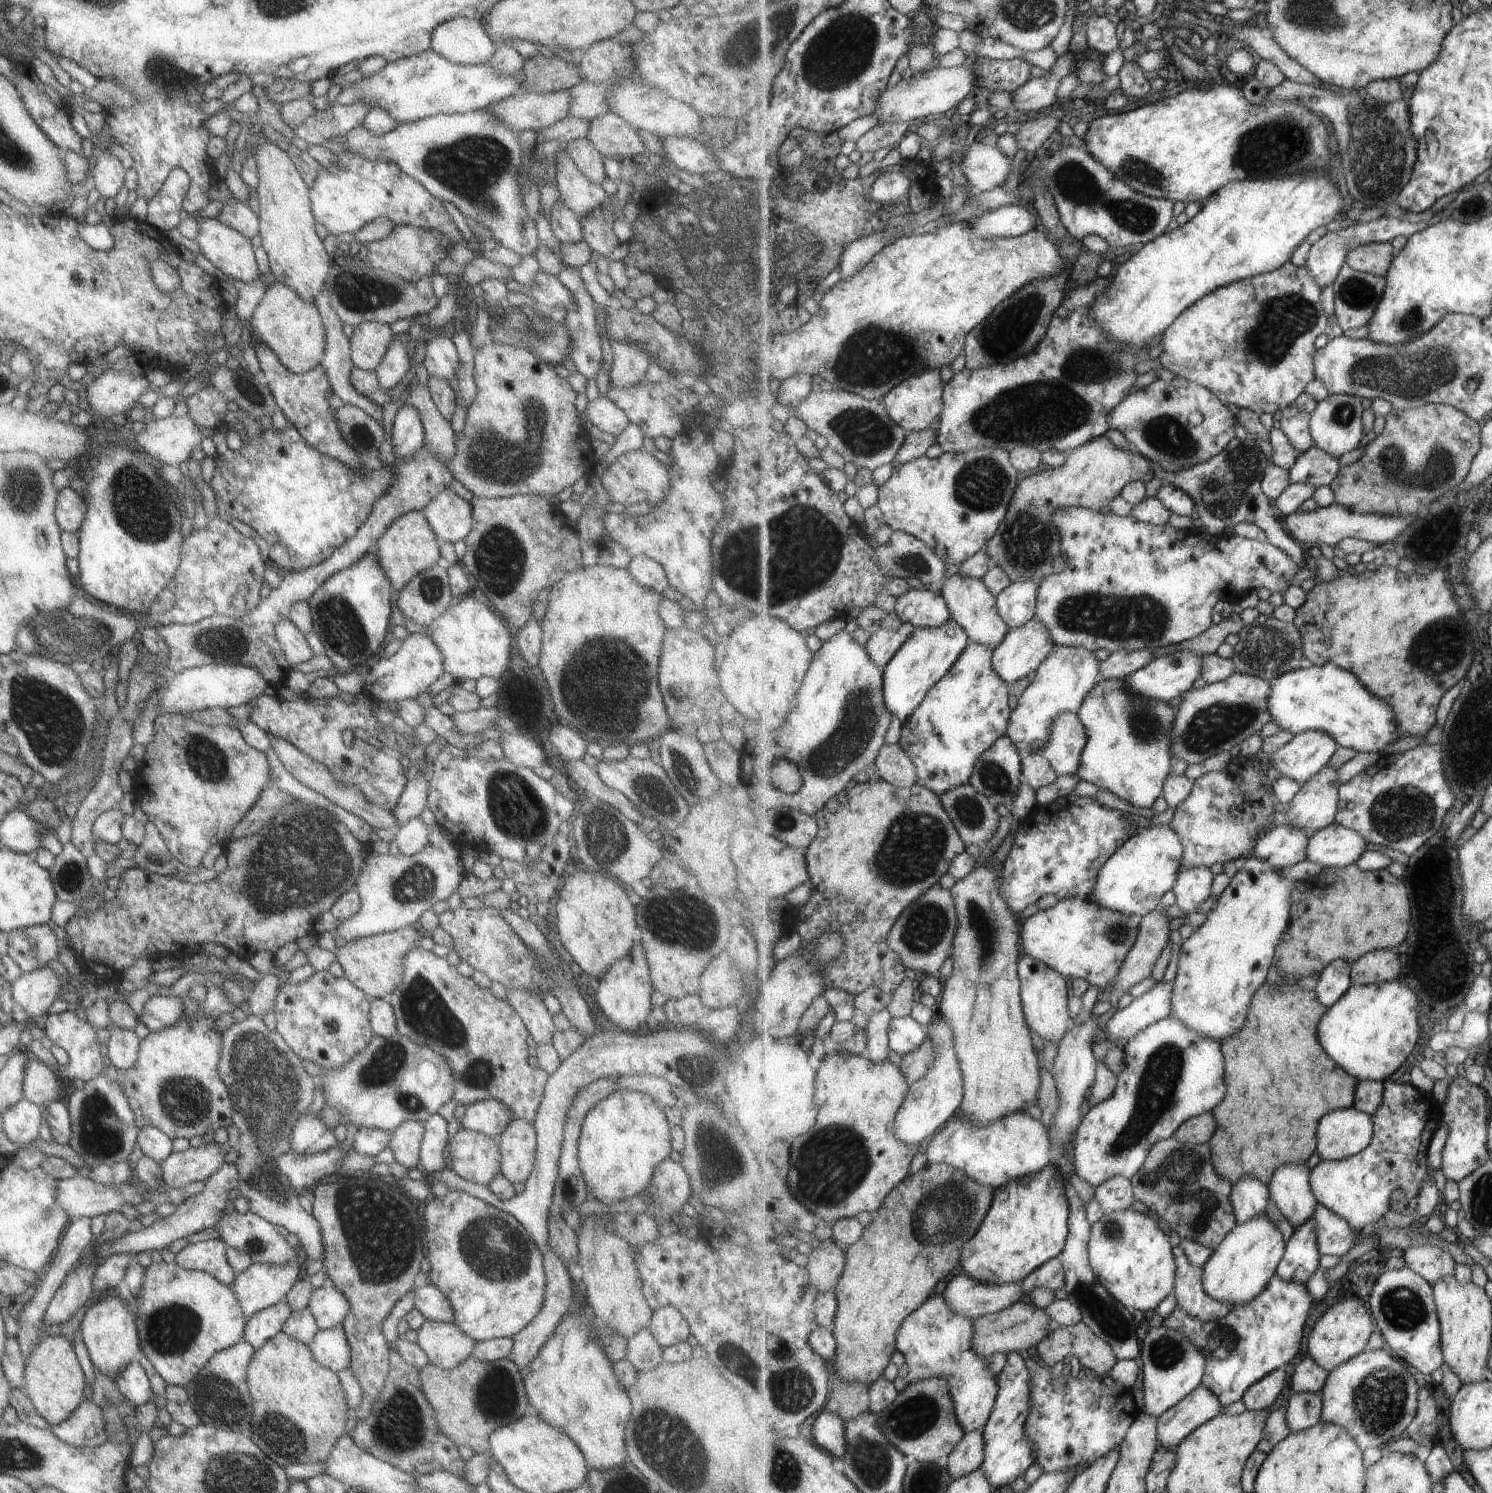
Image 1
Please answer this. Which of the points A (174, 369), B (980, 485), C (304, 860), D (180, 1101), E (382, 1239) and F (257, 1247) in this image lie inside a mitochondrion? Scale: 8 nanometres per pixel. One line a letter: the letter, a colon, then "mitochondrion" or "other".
A: other
B: mitochondrion
C: mitochondrion
D: mitochondrion
E: mitochondrion
F: mitochondrion

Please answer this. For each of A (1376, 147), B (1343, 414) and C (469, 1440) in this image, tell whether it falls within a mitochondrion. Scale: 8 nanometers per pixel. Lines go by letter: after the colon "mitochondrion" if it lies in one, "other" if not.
A: mitochondrion
B: mitochondrion
C: other

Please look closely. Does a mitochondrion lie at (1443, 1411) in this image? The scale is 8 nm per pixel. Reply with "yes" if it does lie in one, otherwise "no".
no

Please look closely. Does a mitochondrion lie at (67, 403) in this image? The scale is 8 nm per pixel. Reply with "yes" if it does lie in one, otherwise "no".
no

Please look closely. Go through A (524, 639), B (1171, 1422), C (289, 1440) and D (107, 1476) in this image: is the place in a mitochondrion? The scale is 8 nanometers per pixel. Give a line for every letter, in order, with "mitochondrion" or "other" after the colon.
A: other
B: other
C: mitochondrion
D: other

